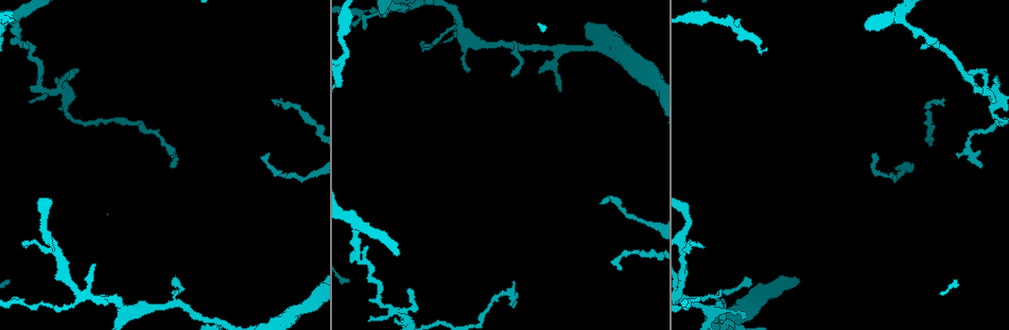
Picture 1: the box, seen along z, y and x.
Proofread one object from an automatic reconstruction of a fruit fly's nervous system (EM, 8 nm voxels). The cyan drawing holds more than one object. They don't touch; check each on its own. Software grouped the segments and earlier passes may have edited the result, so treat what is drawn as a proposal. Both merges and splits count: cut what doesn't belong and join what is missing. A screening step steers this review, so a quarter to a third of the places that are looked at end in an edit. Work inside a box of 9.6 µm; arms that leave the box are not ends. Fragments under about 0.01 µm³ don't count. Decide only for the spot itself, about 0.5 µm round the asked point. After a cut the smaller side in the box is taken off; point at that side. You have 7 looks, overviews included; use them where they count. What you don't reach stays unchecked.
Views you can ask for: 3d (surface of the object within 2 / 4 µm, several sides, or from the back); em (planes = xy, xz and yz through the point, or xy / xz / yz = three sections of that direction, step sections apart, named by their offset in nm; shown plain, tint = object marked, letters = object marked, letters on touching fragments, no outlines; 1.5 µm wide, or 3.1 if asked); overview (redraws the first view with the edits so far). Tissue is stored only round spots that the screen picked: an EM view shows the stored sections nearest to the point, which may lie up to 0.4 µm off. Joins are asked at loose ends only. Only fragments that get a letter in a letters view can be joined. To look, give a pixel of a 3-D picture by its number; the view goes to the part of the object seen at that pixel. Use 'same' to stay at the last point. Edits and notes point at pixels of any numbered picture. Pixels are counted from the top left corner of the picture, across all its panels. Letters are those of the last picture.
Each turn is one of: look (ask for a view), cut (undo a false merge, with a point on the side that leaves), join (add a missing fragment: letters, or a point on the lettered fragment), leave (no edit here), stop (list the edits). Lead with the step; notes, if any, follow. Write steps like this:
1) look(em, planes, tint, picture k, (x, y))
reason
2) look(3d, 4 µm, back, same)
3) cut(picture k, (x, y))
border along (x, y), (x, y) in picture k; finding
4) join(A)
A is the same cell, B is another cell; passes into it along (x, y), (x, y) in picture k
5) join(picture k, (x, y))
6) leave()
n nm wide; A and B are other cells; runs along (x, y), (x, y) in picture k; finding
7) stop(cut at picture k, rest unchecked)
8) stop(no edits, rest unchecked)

look(3d, 4 µm, picture 1, (703, 246))
branch stops here

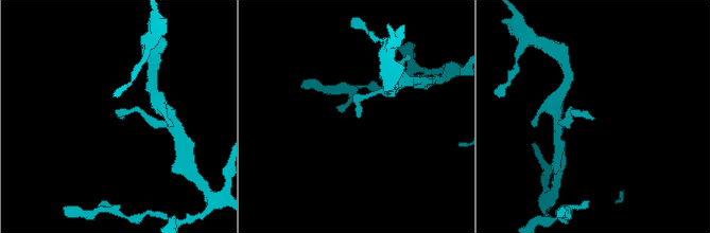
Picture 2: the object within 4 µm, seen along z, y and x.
look(em, 3.1 µm, xz, step 16, letters, picture 2, (120, 118))

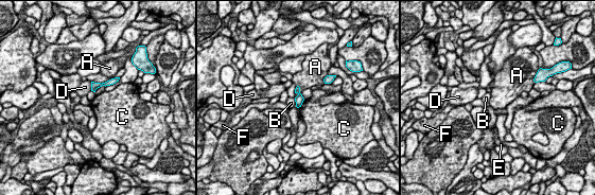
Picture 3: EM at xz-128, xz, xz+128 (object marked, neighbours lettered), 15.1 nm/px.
look(em, 3.1 µm, planes, letters, same)
cut it another way

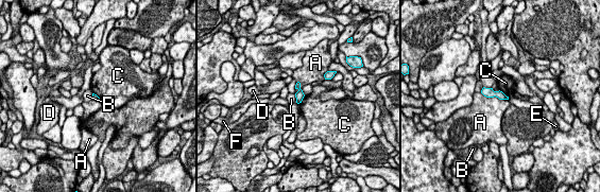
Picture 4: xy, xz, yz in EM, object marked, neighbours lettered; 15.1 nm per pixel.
leave()
A touches over 440 nm; A, B, C, D, E and F are other cells; border along (480, 92), (486, 97), (508, 100) in picture 4; none of them fits

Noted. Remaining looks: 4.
look(3d, 4 µm, picture 1, (512, 77))
an open end

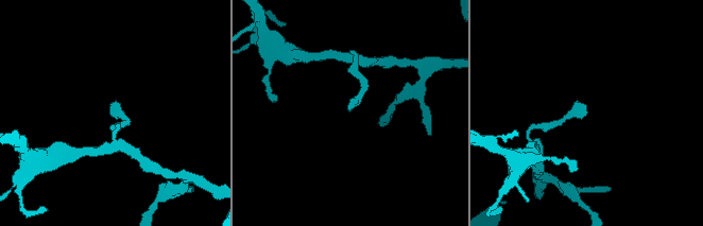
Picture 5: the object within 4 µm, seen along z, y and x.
look(em, yz, step 8, letters, picture 5, (583, 108))

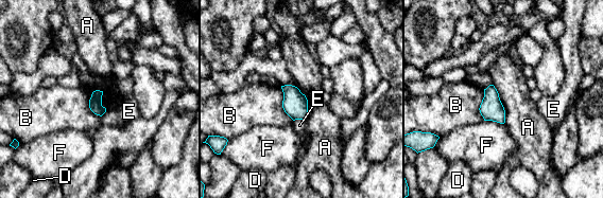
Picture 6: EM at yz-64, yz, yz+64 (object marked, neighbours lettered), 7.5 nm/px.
leave()
100 nm wide; A, B, D, E and F are other cells; border along (493, 84), (504, 110), (504, 123) in picture 6; none of them fits

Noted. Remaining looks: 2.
stop(no edits, rest unchecked)

